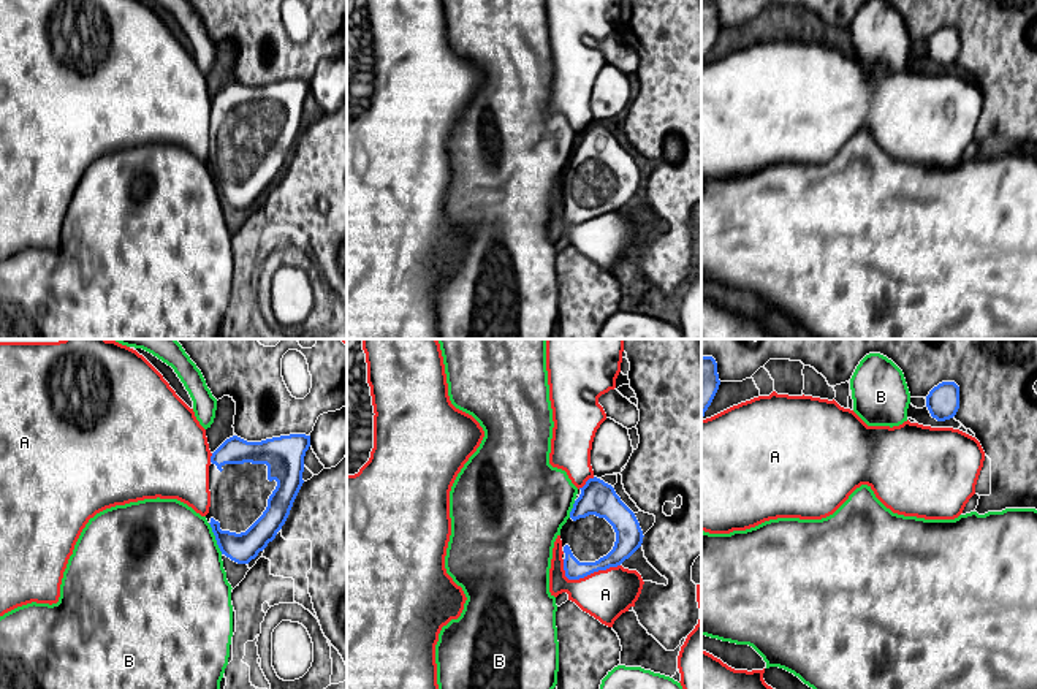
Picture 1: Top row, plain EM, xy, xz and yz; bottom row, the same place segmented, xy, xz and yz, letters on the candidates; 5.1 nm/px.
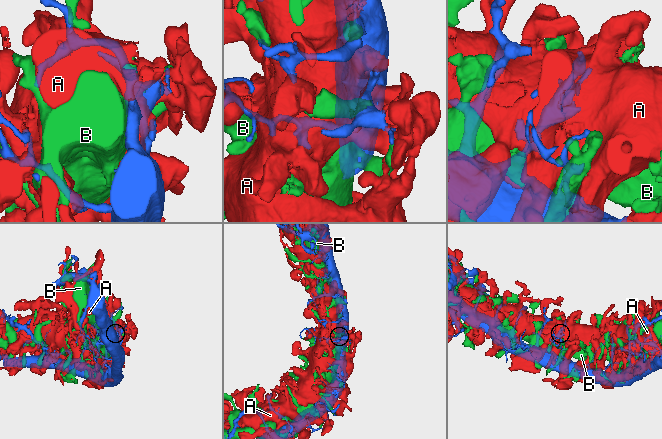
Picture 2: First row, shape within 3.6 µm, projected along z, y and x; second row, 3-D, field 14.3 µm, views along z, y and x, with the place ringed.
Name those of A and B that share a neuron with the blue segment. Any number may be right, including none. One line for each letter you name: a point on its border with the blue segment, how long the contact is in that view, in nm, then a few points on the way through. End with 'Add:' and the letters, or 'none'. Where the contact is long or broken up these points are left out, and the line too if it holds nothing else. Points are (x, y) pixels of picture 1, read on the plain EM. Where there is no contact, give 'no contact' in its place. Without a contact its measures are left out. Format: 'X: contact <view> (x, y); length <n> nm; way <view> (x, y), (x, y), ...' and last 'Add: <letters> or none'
Add: none

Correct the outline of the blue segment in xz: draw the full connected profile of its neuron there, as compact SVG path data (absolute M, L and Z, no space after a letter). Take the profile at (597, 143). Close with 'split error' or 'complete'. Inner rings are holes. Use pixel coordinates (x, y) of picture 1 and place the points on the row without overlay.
M594 122L575 146L560 174L564 215L568 225L621 211L643 188L635 158L614 133Z | split error

